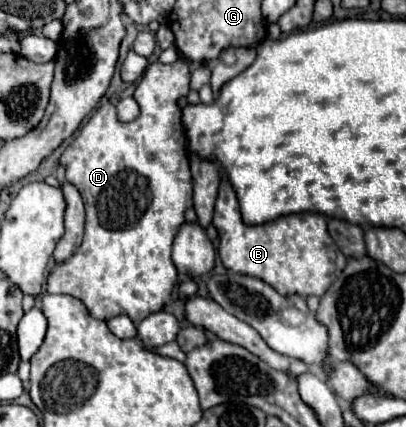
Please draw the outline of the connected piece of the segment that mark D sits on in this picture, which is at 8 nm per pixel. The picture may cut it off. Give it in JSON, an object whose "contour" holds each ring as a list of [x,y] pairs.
{"contour":[[[177,60],[173,64],[151,62],[133,94],[141,108],[139,118],[123,124],[117,120],[115,106],[105,102],[95,114],[91,114],[87,124],[61,156],[61,164],[67,168],[67,182],[75,184],[83,196],[87,220],[83,244],[69,260],[53,266],[47,276],[47,292],[79,298],[93,318],[109,320],[125,314],[133,324],[139,324],[149,314],[163,310],[177,282],[177,268],[171,262],[171,244],[179,226],[185,222],[185,210],[193,204],[187,140],[181,124],[181,108],[177,104],[177,100],[187,96],[187,92],[189,66],[185,60]]]}

